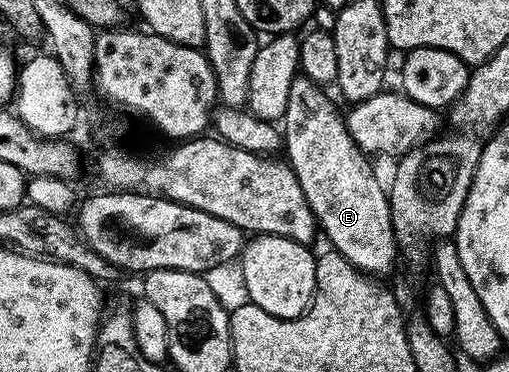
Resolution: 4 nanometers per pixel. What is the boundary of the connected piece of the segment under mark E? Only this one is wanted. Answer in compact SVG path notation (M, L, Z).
M298 74L291 82L291 94L287 94L287 110L283 117L283 153L289 169L295 174L299 186L303 190L303 198L307 198L307 206L317 219L317 227L330 240L332 251L337 252L351 266L360 272L372 274L374 277L384 277L394 271L393 263L397 260L399 245L397 235L393 233L391 210L386 189L381 188L381 180L373 173L369 165L370 157L362 153L360 146L348 132L346 117L333 105L322 85L308 80L303 74Z

